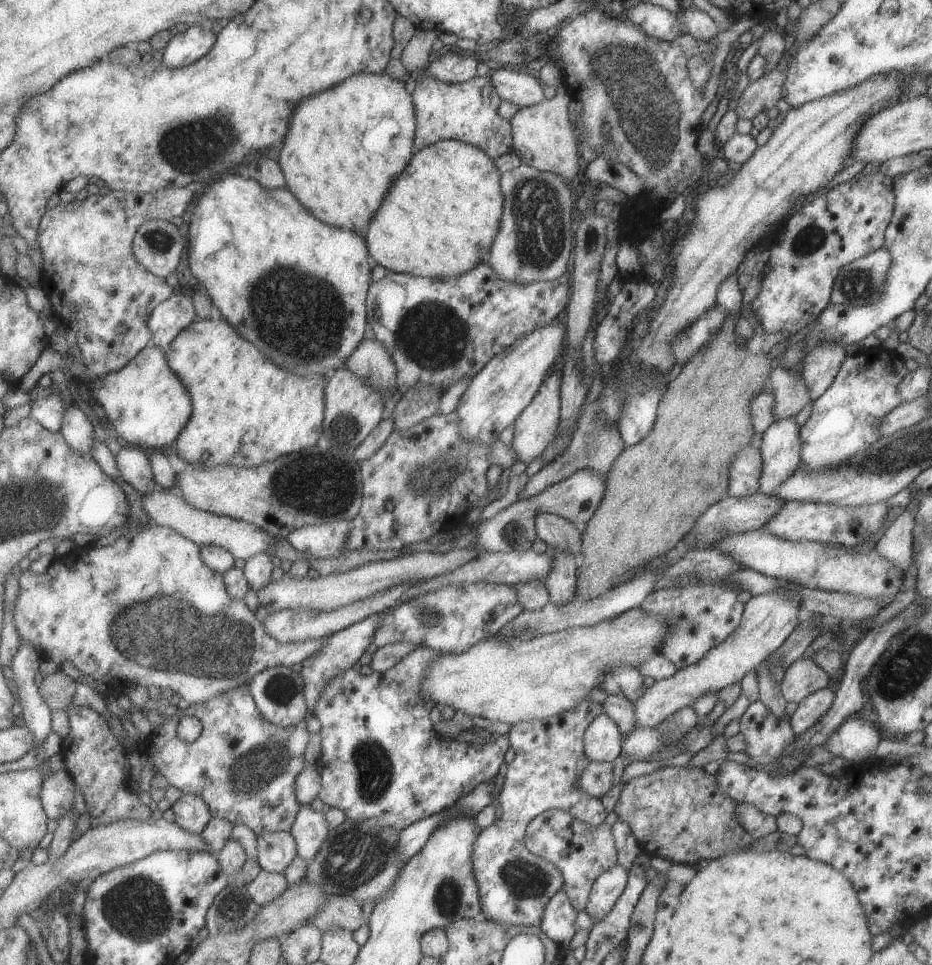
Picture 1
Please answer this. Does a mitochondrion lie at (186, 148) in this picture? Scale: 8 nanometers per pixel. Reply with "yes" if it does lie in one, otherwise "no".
yes

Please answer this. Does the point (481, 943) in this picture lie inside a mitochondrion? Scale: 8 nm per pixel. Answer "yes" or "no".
no

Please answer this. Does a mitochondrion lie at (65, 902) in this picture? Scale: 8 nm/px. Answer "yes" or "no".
no

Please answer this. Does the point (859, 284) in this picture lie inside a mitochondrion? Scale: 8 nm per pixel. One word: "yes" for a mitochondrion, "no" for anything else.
yes

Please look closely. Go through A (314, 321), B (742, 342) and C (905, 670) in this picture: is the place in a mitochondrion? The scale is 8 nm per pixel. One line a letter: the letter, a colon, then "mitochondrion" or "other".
A: mitochondrion
B: other
C: mitochondrion

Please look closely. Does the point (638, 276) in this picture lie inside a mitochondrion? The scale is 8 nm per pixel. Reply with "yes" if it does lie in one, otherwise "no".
no

